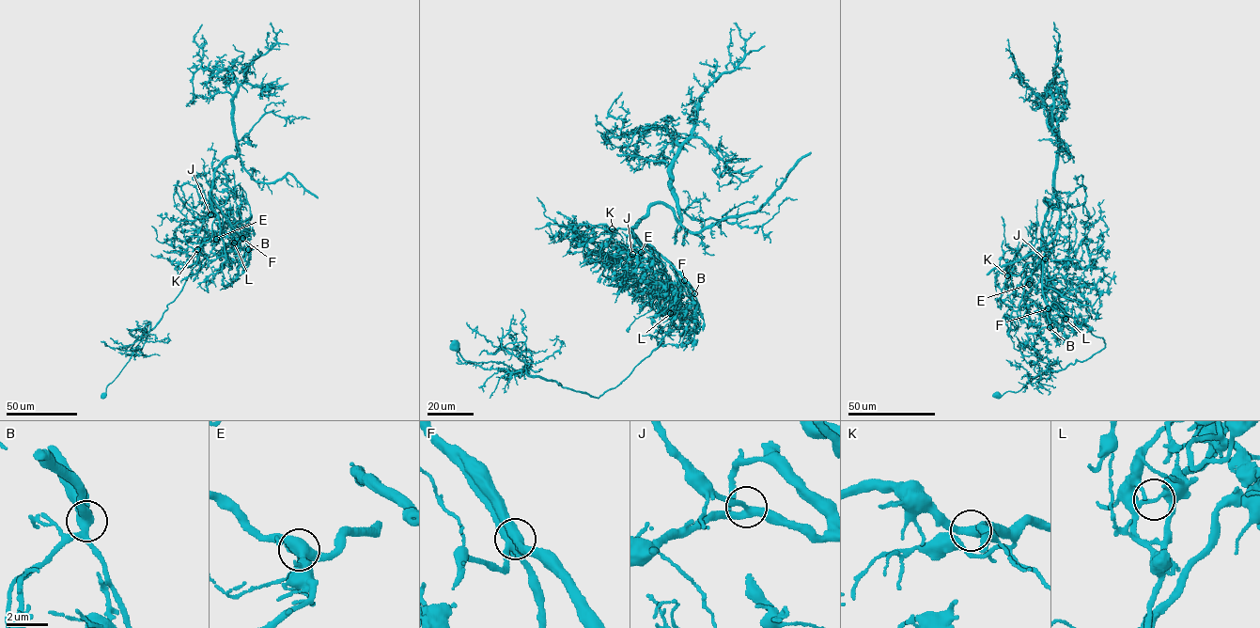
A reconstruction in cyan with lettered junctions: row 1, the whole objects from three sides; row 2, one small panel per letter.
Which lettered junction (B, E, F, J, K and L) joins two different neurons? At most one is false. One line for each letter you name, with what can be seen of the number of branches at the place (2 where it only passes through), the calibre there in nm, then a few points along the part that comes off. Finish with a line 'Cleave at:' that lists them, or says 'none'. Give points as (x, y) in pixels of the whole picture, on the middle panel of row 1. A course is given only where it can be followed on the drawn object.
L: 3 | 190 nm | (671, 313), (676, 301), (677, 316), (656, 349), (598, 398), (502, 363), (466, 360), (452, 341)
Cleave at: L

